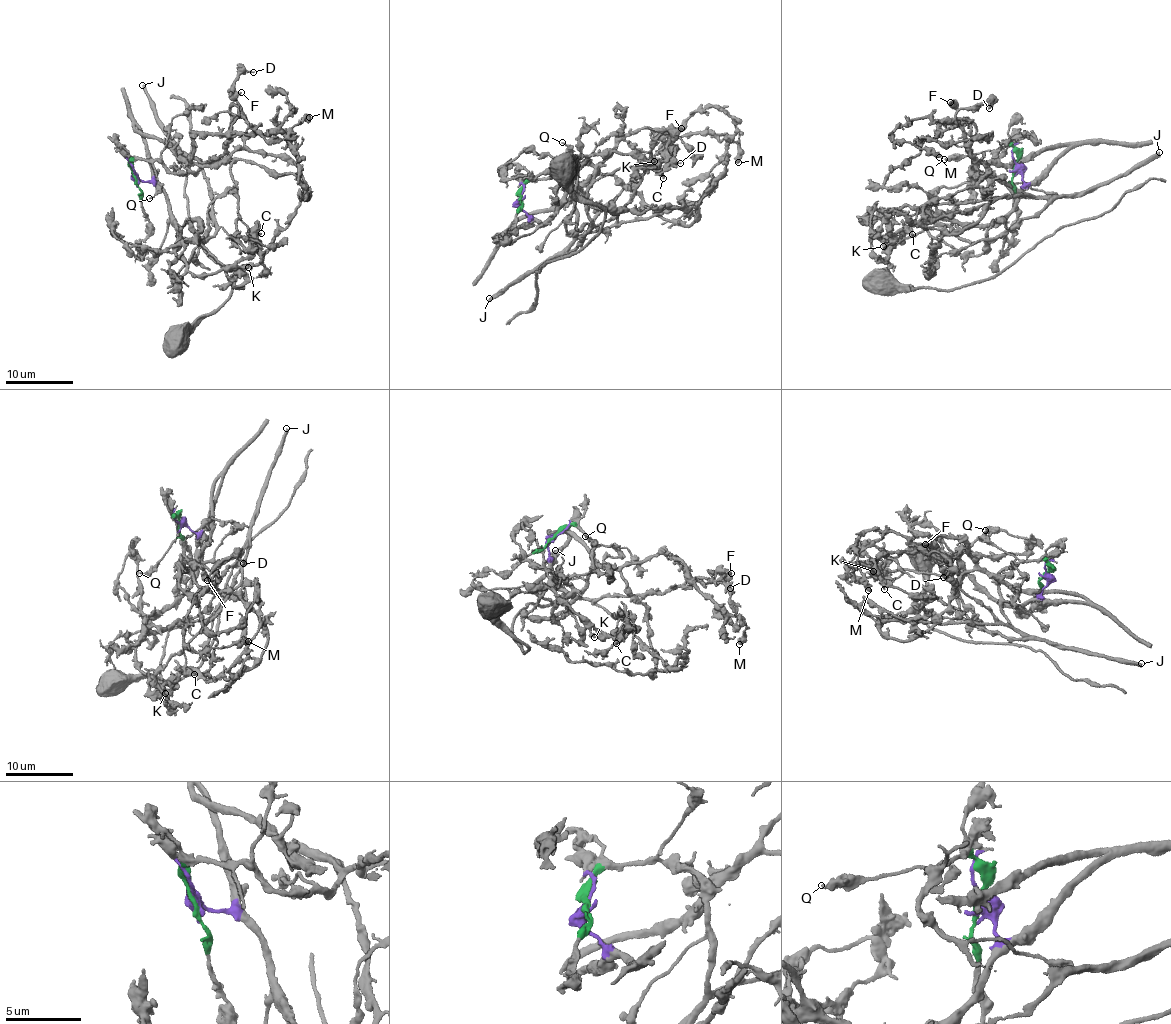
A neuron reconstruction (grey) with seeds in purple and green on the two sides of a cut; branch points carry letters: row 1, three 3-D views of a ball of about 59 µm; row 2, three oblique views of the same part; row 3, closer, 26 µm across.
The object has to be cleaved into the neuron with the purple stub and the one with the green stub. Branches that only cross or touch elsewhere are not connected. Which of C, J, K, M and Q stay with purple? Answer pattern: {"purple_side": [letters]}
{"purple_side": ["K"]}

